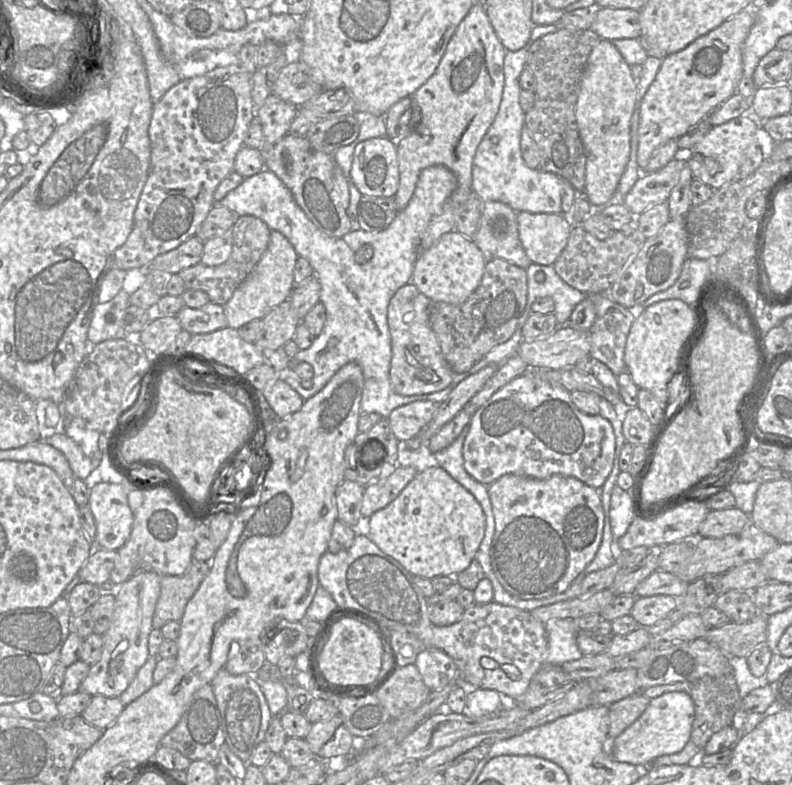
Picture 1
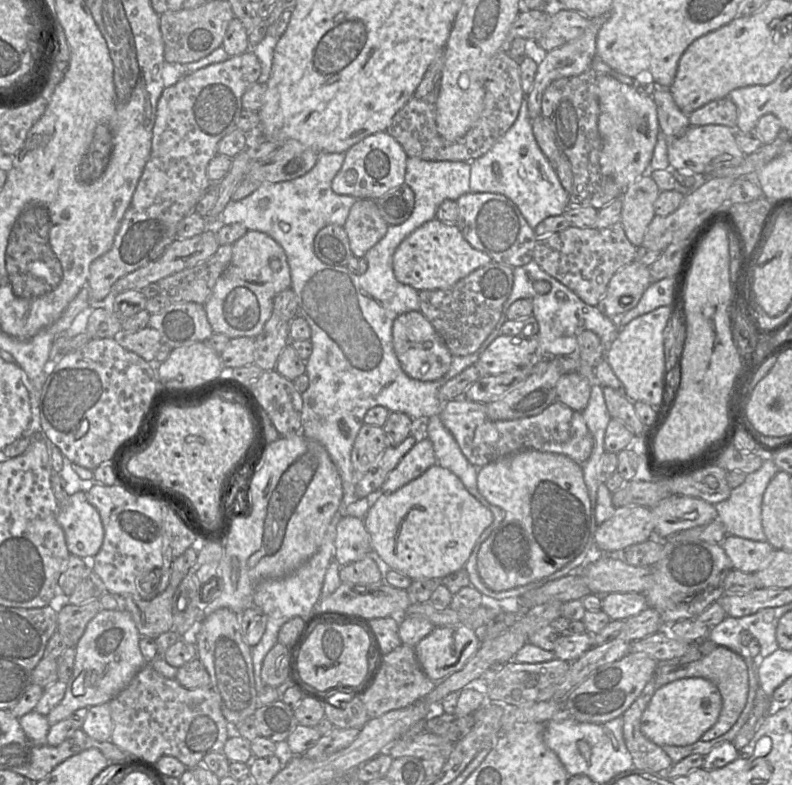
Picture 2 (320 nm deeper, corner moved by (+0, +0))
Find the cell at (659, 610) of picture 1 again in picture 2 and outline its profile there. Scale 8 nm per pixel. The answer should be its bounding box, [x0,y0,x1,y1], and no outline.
[601,592,648,621]

